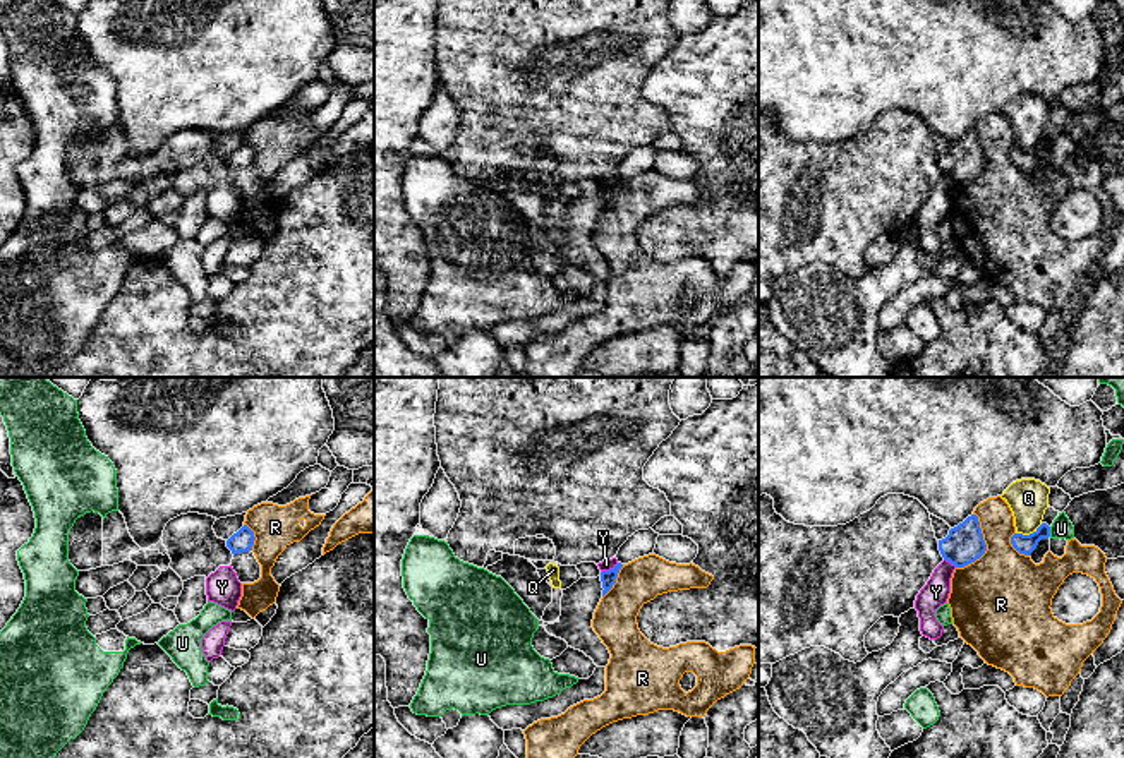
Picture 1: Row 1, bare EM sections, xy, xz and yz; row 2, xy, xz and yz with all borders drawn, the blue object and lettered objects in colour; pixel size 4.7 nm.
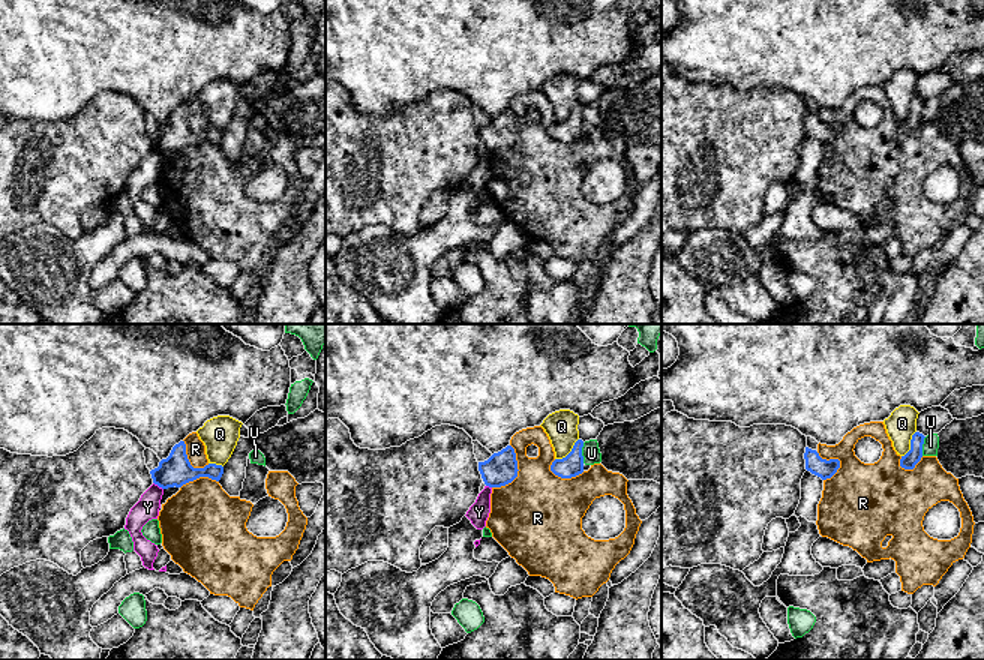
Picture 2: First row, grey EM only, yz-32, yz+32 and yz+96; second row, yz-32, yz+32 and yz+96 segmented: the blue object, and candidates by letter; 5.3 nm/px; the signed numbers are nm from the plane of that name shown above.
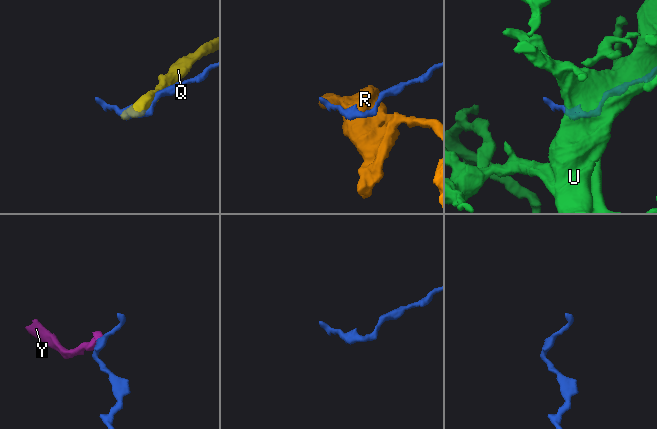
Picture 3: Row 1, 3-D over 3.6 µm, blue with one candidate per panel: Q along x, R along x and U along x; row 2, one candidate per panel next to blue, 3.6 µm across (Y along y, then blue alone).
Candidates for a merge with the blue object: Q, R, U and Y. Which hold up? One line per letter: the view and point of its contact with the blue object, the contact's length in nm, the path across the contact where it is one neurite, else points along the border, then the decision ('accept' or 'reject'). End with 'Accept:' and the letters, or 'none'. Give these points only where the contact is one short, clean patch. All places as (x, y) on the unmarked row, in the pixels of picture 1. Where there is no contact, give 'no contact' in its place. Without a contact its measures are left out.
Q: contact yz (1030, 150); length 140 nm; reject
R: contact yz (985, 163); length 280 nm; reject
U: contact yz (1049, 148); length 50 nm; reject
Y: contact xz (610, 186); length 100 nm; border xz (618, 179), (601, 189); reject
Accept: none

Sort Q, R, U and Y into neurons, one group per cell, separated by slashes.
Q / R / U / Y

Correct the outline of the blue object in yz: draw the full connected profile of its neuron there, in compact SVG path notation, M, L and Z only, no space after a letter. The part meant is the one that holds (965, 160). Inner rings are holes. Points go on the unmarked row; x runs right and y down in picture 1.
M976 130L968 132L963 139L949 146L949 151L939 156L939 166L946 177L956 183L964 183L980 175L987 159Z

